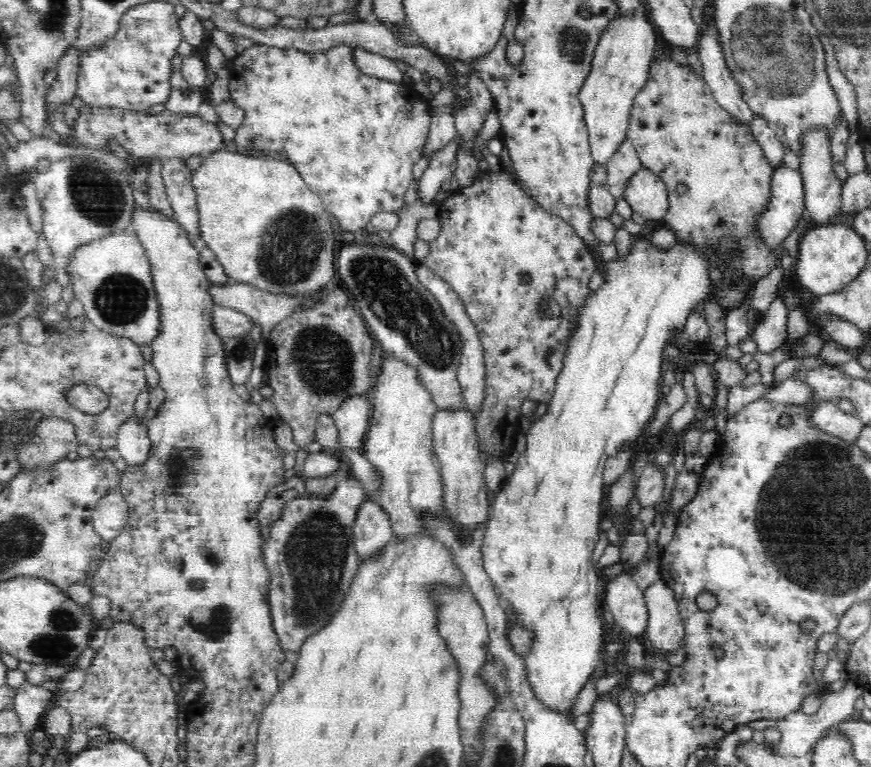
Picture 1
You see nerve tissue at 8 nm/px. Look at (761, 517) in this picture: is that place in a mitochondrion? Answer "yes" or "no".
yes

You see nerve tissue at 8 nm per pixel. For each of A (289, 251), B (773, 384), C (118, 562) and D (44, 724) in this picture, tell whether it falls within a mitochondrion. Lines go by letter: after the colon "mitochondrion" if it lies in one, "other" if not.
A: mitochondrion
B: other
C: other
D: other

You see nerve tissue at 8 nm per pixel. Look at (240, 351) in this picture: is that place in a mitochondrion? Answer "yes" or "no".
yes

